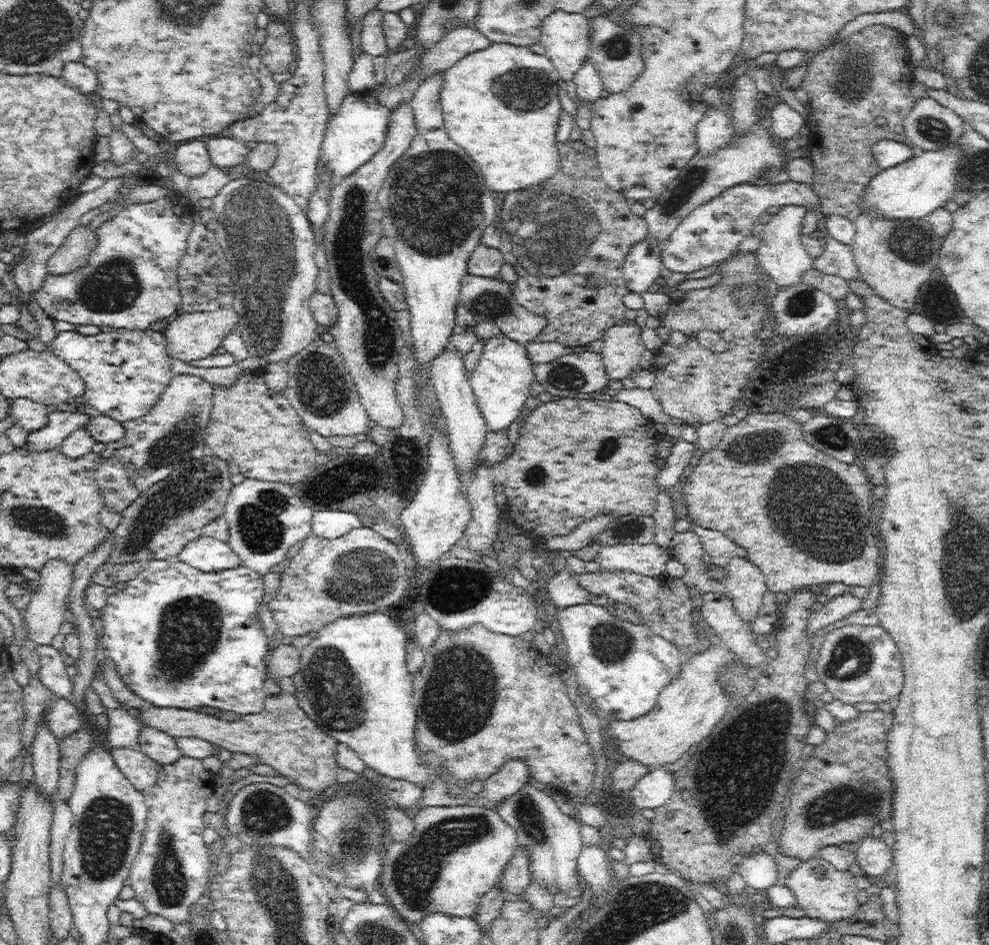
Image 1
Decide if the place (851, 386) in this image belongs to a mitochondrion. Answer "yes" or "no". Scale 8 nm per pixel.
no

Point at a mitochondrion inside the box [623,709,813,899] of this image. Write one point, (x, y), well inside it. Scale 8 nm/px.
(727, 809)

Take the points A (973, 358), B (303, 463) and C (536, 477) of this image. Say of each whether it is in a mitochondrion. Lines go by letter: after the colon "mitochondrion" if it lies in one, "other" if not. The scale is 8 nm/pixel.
A: other
B: other
C: mitochondrion

